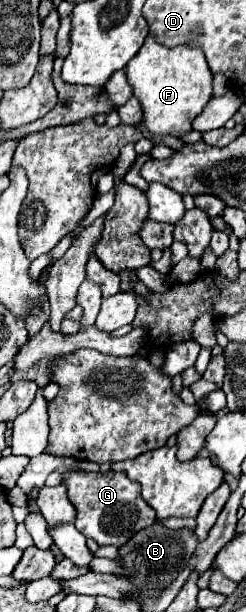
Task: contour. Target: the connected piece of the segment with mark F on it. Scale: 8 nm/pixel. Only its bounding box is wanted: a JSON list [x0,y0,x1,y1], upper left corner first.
[125,36,211,136]

